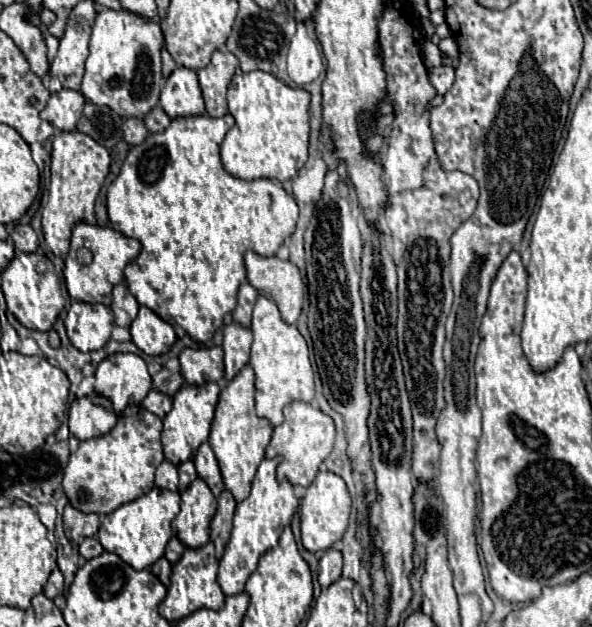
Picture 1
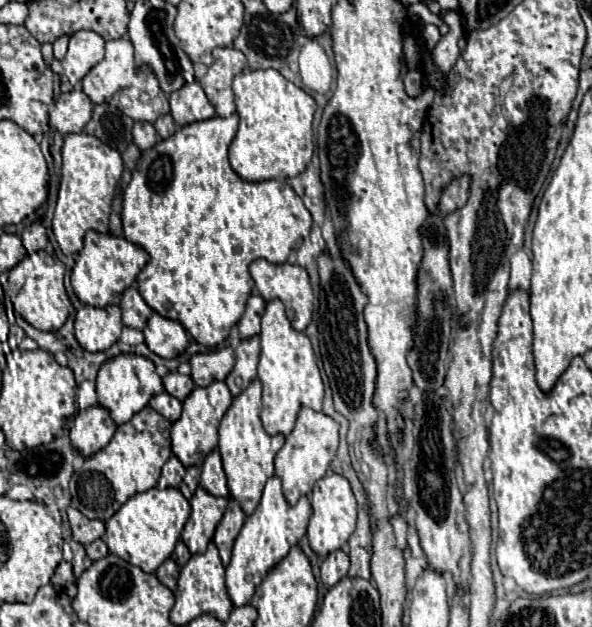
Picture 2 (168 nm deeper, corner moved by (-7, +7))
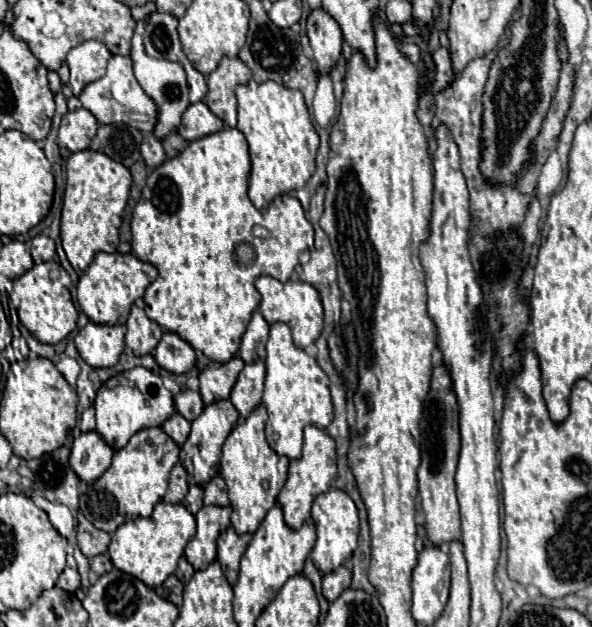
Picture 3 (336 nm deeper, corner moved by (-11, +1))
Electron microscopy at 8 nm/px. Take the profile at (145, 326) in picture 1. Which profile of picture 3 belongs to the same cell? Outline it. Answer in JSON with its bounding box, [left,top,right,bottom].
[154,332,196,374]

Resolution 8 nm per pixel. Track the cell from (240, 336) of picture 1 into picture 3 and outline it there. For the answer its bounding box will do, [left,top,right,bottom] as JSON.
[230,360,264,418]

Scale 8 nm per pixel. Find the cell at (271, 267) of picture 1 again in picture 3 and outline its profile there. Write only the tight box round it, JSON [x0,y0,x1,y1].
[256,276,322,348]

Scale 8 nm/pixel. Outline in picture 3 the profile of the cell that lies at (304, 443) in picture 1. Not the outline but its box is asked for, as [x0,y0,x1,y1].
[278,424,336,528]

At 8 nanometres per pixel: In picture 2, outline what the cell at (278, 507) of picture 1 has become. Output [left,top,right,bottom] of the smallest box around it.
[226,476,312,608]

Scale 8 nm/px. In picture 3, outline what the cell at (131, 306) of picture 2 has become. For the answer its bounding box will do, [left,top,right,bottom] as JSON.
[126,304,162,354]

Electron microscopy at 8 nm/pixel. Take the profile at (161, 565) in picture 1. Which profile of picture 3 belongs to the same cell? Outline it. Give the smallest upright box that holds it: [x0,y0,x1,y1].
[156,576,184,606]

